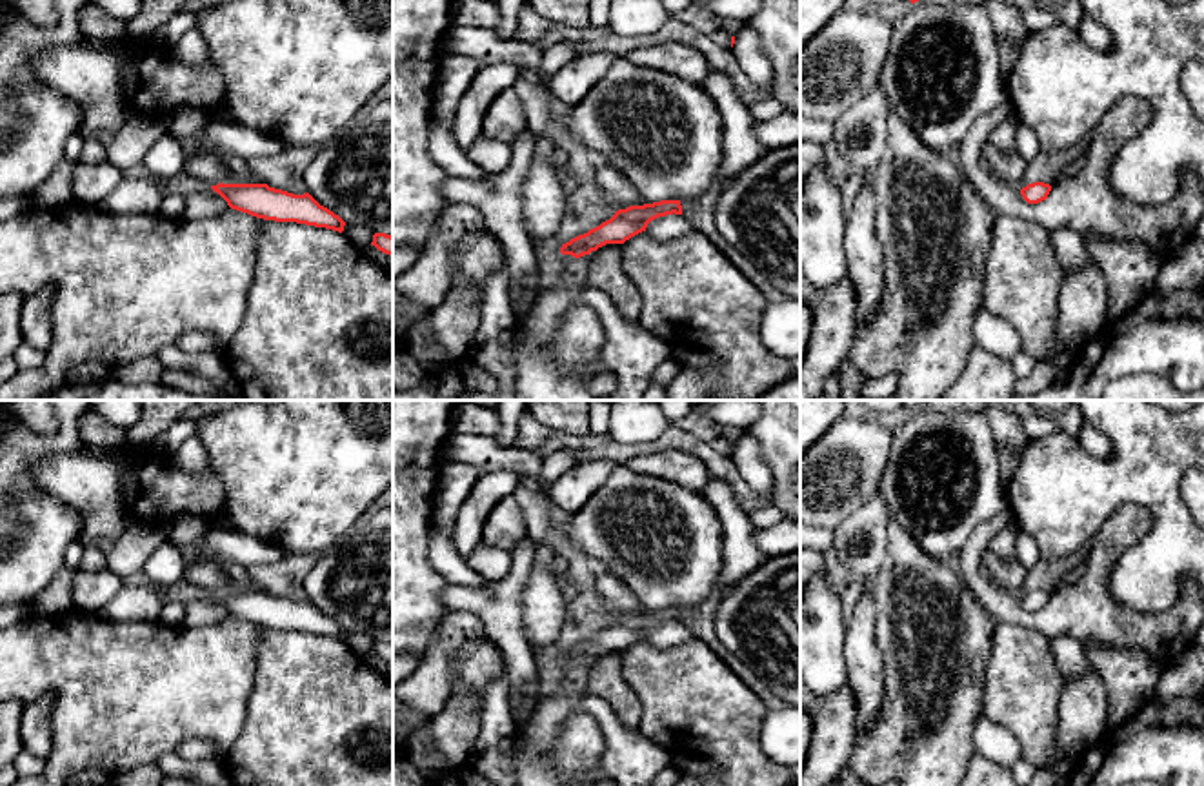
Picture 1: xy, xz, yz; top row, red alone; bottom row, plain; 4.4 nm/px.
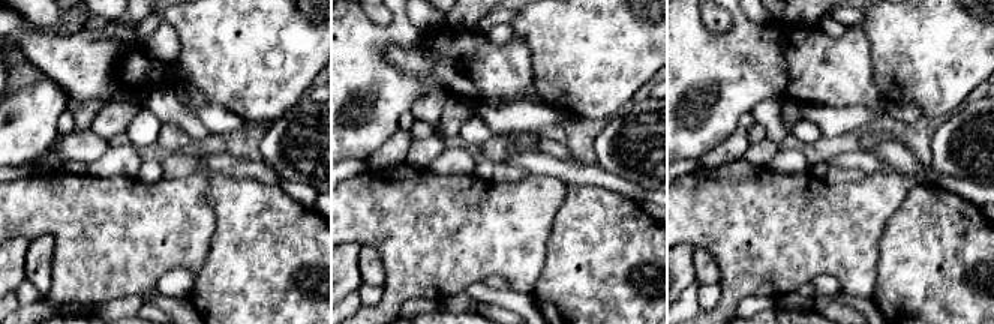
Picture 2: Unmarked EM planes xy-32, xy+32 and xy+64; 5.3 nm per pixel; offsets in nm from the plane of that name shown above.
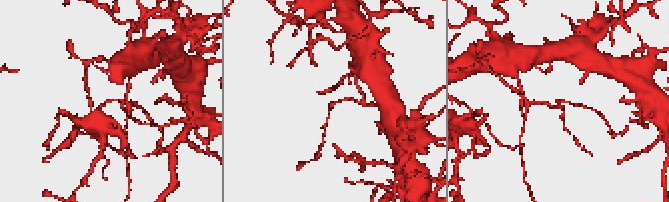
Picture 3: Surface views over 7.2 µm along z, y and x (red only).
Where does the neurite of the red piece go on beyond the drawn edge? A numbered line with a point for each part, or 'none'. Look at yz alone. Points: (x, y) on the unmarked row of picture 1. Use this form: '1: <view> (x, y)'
none

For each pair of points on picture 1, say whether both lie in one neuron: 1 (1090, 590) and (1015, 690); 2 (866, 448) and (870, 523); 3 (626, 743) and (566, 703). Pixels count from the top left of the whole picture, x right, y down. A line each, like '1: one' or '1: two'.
1: two
2: two
3: one

